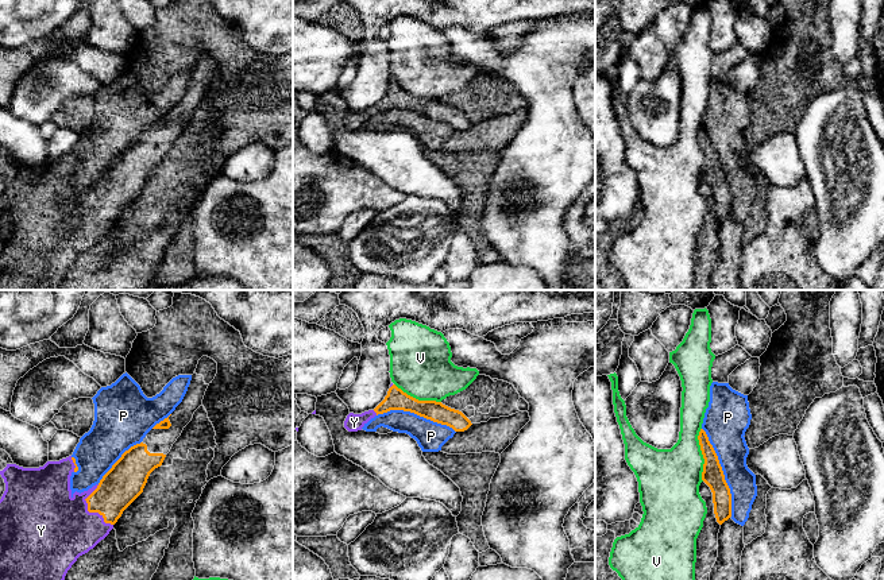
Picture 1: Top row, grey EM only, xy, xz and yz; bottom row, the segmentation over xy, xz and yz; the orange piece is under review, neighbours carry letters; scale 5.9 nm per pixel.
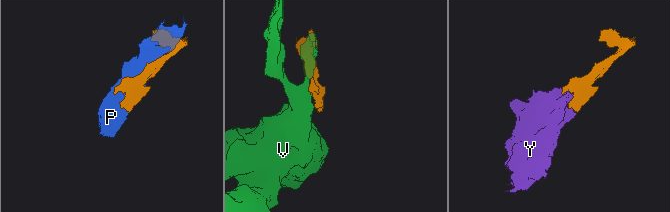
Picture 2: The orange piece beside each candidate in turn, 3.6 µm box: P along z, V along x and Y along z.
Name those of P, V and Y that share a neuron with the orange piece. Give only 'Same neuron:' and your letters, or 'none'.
Same neuron: Y

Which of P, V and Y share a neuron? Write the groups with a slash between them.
P / V / Y

